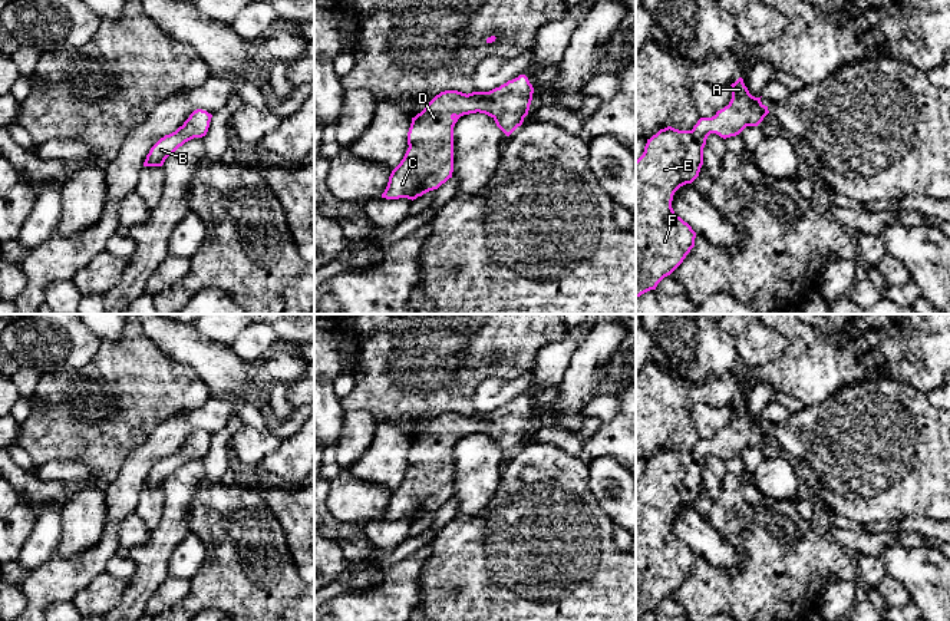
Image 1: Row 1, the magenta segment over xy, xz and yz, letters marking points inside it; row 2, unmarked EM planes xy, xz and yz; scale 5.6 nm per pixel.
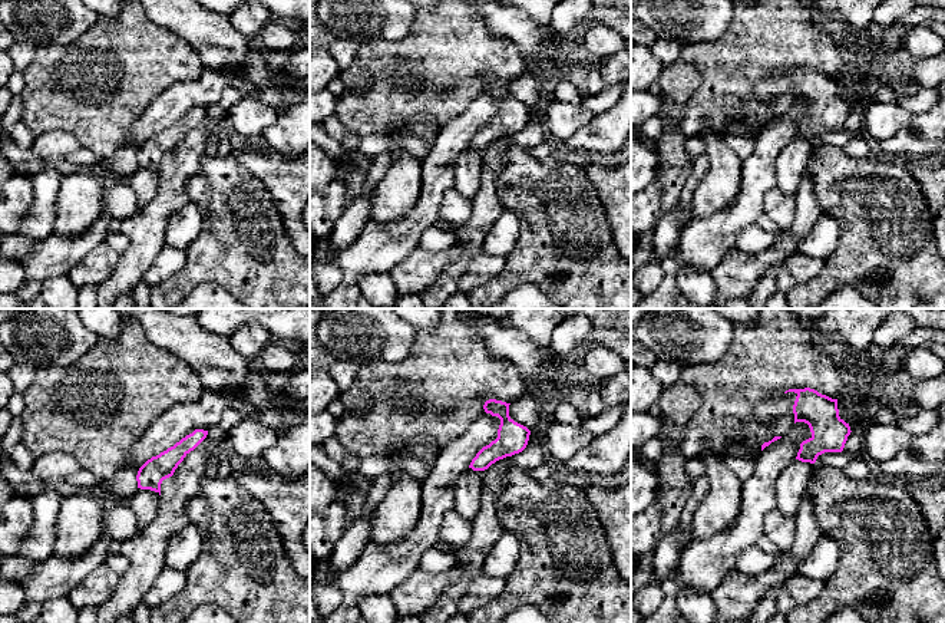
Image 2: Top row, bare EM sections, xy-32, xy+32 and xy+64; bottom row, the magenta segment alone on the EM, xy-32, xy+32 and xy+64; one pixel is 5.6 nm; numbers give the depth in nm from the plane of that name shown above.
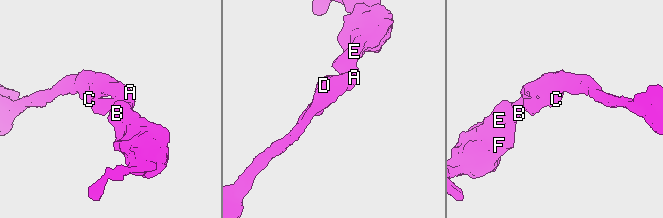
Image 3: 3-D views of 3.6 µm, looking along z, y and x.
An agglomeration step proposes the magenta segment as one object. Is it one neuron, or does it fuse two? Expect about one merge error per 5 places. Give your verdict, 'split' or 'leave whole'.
leave whole

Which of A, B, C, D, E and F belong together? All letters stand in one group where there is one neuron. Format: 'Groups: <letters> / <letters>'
Groups: A B C D E F

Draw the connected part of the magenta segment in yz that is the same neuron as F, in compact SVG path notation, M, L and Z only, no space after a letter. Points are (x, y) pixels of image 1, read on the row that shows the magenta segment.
M739 77L732 86L728 106L712 118L700 118L692 131L672 126L660 129L647 139L643 155L636 161L636 298L656 290L657 284L670 275L695 247L696 232L677 217L672 208L674 192L692 184L703 165L703 148L710 133L726 139L739 135L746 126L758 126L769 113L768 106L749 93Z

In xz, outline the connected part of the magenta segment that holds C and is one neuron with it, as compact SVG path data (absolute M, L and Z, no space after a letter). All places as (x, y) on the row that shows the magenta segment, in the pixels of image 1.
M525 75L489 92L445 90L412 118L408 151L392 171L386 199L416 199L438 189L453 172L453 126L469 113L485 113L509 136L528 115L534 87Z

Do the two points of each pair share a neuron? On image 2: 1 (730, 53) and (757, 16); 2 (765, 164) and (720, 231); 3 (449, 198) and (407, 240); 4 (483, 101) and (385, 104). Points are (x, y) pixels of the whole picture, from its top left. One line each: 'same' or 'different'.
1: same
2: same
3: different
4: different

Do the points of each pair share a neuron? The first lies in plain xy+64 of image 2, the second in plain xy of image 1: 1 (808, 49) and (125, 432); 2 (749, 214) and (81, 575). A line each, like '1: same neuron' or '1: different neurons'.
1: same neuron
2: same neuron

